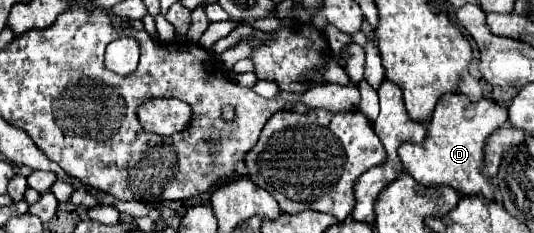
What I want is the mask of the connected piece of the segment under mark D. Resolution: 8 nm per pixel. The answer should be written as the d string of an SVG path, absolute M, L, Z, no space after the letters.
M450 92L448 96L440 98L440 104L436 104L424 142L422 144L414 144L414 142L400 144L398 156L406 172L422 186L450 184L462 196L482 194L484 198L492 200L494 198L492 184L488 178L482 176L484 142L506 120L508 120L508 112L504 106L488 98L480 98L474 102L462 92Z

